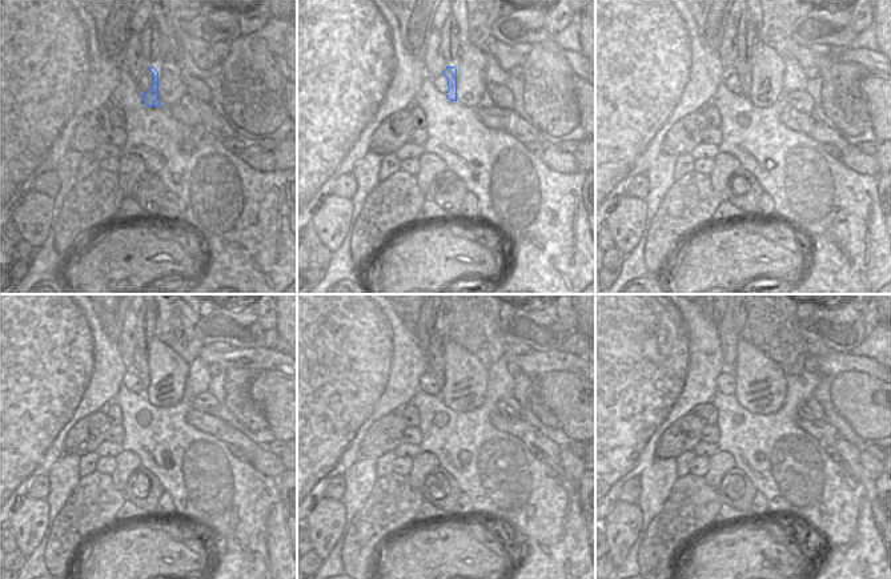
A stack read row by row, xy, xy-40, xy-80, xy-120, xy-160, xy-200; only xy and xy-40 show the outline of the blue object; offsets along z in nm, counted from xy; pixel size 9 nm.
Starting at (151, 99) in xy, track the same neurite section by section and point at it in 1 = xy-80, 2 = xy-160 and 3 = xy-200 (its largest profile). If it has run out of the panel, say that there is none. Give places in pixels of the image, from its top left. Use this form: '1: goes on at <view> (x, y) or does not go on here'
1: goes on at xy-80 (741, 65)
2: goes on at xy-160 (434, 362)
3: goes on at xy-200 (729, 336)

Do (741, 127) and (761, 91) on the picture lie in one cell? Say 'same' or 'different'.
different

